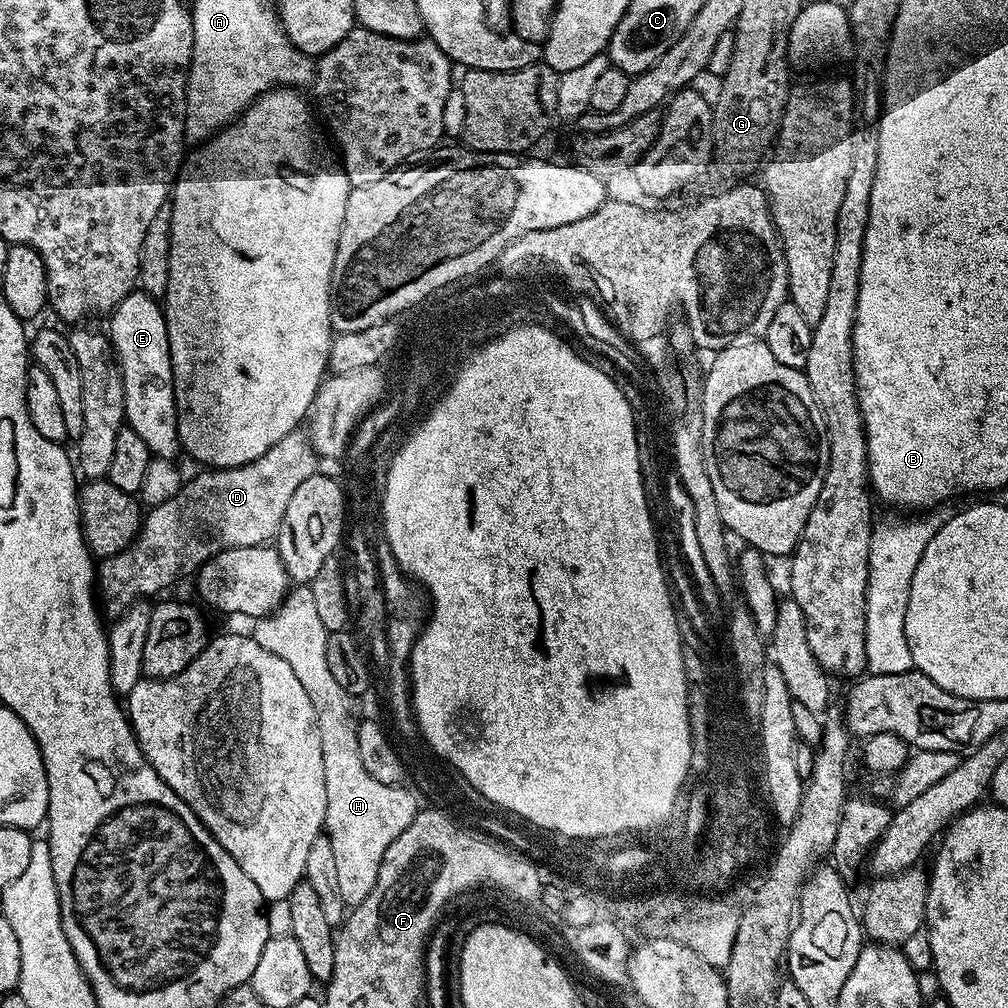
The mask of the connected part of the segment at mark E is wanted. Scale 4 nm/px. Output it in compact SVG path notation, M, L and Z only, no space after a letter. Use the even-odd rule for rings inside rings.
M134 290L126 298L122 298L122 302L118 302L118 306L113 308L110 313L107 335L110 337L110 347L114 353L114 359L120 369L120 379L124 382L124 419L127 427L133 428L138 435L142 437L142 442L146 442L146 446L152 451L153 457L175 457L175 452L181 451L182 445L179 441L180 435L176 429L176 395L174 394L174 382L172 381L172 363L170 362L170 342L168 341L168 331L166 330L166 318L164 317L164 309L158 303L157 297L147 296L145 292Z

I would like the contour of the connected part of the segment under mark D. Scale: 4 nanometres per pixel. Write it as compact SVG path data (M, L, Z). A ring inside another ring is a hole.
M297 430L286 434L282 442L274 442L262 458L254 458L254 462L246 462L233 468L208 468L200 470L197 476L183 481L178 494L170 498L170 502L162 502L158 506L148 508L143 517L140 532L126 550L113 556L103 557L98 564L98 596L102 608L112 618L120 617L136 600L152 598L155 592L168 588L184 571L195 573L212 556L231 548L249 548L264 546L275 541L278 530L282 526L282 517L286 515L286 506L290 506L290 497L298 491L298 486L306 482L306 478L317 475L318 457L312 444L303 431Z

